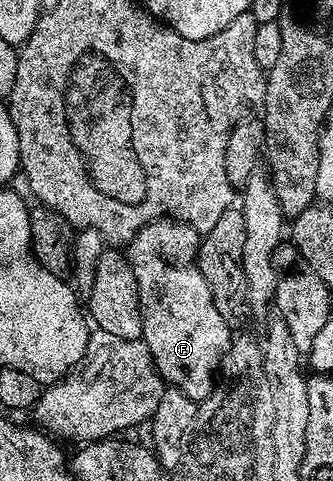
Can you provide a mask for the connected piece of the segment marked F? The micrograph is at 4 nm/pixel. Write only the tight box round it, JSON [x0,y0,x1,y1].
[126,218,234,402]

